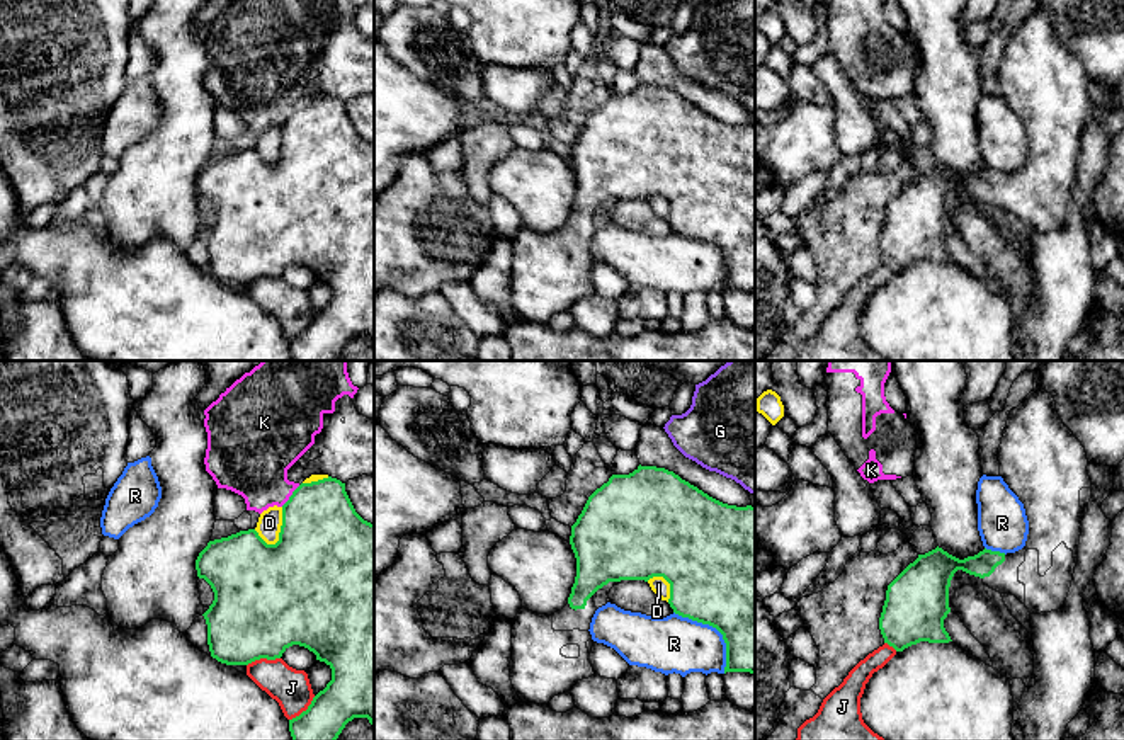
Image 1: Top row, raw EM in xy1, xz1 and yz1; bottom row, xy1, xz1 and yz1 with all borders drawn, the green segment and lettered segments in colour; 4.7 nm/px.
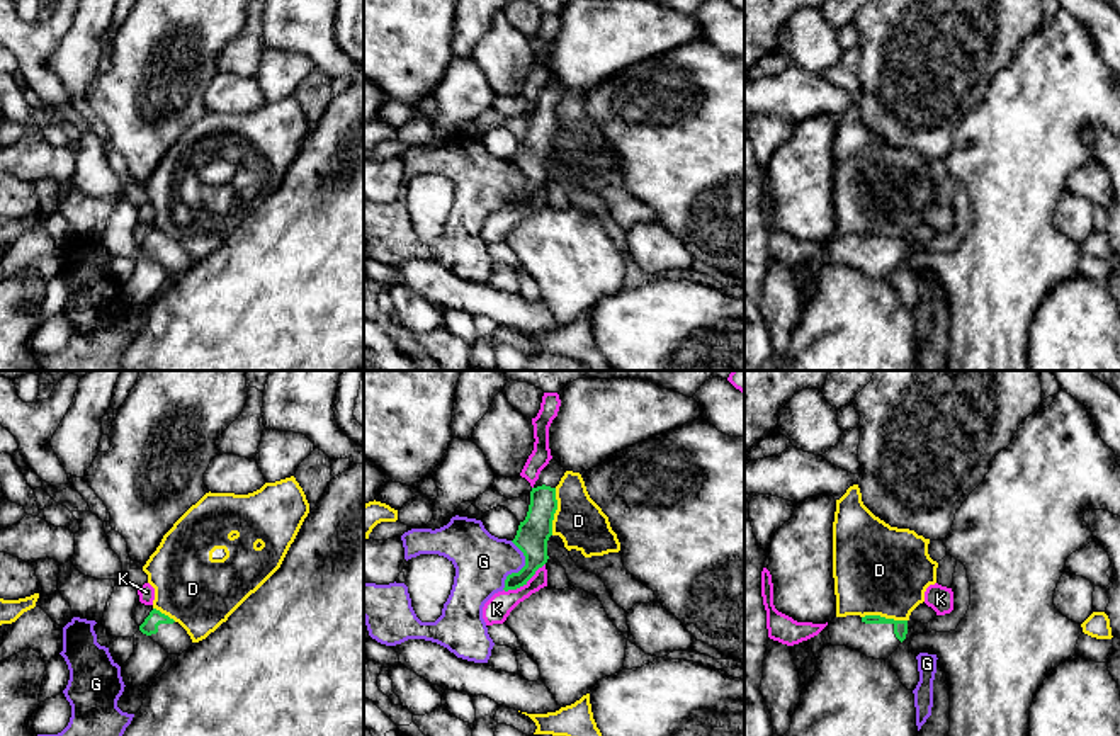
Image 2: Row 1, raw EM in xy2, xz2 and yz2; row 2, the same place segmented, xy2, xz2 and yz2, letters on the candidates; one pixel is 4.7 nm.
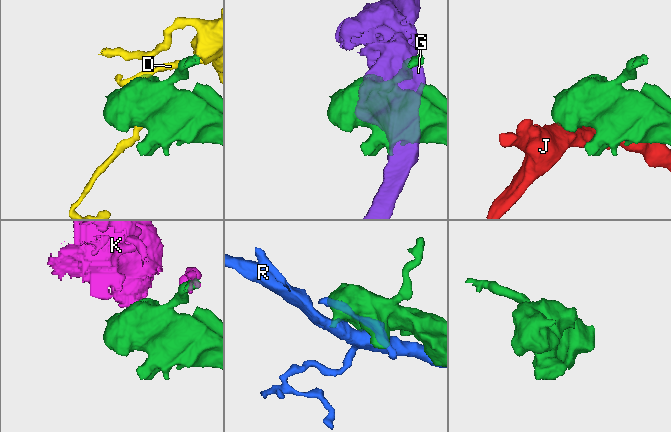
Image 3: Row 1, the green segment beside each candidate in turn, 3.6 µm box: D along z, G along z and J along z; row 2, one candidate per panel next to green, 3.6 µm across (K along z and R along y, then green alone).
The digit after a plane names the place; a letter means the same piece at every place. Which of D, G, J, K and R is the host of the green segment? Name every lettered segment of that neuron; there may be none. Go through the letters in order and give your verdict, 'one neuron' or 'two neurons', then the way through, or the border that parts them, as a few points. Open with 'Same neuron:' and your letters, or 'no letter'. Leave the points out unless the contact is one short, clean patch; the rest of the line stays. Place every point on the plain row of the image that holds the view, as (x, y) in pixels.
Same neuron: no letter
D: two neurons
G: two neurons
J: two neurons
K: two neurons
R: two neurons

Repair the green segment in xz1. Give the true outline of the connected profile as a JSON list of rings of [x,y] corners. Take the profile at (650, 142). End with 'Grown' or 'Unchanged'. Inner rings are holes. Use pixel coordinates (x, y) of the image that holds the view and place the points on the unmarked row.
[[[638,85],[629,94],[612,94],[587,119],[571,145],[570,163],[576,177],[576,196],[568,223],[553,235],[522,226],[512,242],[510,299],[522,322],[548,323],[554,315],[592,296],[590,242],[597,230],[593,213],[609,201],[663,196],[670,202],[668,223],[675,233],[716,247],[726,262],[726,291],[755,293],[755,126],[723,122],[673,90]]]. Grown

